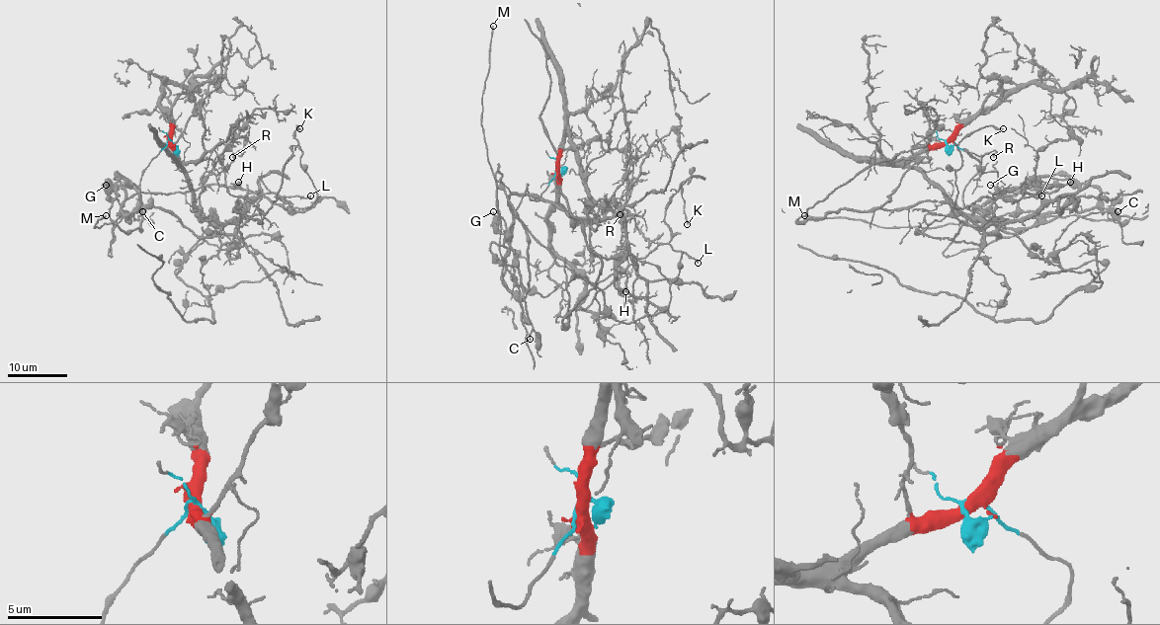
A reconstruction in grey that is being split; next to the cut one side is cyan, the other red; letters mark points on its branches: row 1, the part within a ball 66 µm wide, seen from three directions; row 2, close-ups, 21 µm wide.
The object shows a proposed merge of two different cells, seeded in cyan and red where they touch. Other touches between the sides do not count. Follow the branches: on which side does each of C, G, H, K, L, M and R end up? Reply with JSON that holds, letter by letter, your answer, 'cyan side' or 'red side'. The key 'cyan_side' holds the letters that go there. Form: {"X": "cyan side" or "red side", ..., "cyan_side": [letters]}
{"C": "cyan side", "G": "cyan side", "H": "cyan side", "K": "cyan side", "L": "cyan side", "M": "cyan side", "R": "red side", "cyan_side": ["C", "G", "H", "K", "L", "M"]}

